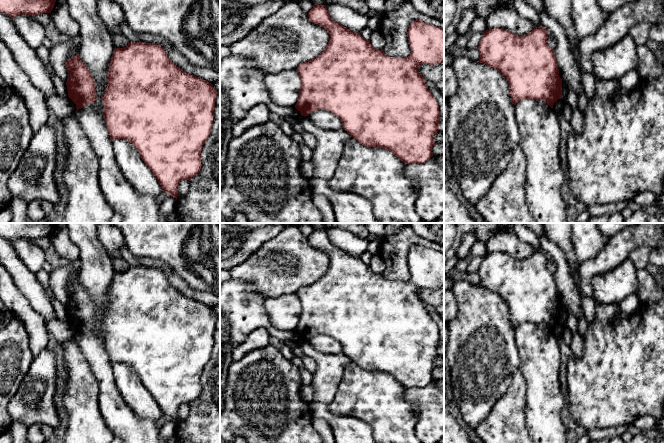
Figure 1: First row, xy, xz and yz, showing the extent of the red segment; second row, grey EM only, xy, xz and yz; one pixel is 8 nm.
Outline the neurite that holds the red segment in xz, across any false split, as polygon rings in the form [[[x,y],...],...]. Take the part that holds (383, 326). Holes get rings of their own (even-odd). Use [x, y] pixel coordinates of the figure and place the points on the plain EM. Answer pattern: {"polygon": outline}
{"polygon": [[[314,229],[313,232],[308,236],[308,241],[312,247],[317,248],[327,254],[330,259],[330,263],[325,274],[322,277],[320,277],[317,281],[313,282],[312,284],[304,286],[297,291],[296,296],[299,298],[300,301],[301,312],[299,315],[299,322],[295,329],[295,332],[304,341],[310,338],[312,335],[331,335],[334,339],[340,342],[343,353],[347,355],[359,367],[368,371],[387,373],[391,375],[396,381],[398,381],[405,389],[409,387],[427,386],[433,380],[432,372],[436,367],[434,365],[434,359],[439,355],[439,342],[441,338],[439,335],[438,326],[428,313],[425,307],[425,303],[418,295],[418,291],[422,288],[436,289],[444,285],[444,253],[434,249],[426,248],[421,244],[413,245],[407,255],[407,261],[411,271],[410,279],[406,282],[390,281],[388,279],[385,279],[383,274],[375,273],[370,268],[370,265],[364,263],[360,257],[355,257],[342,250],[341,248],[333,245],[329,239],[326,229]]]}

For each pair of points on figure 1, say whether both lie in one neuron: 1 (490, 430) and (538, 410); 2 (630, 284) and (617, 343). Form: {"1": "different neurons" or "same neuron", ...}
{"1": "different neurons", "2": "different neurons"}

